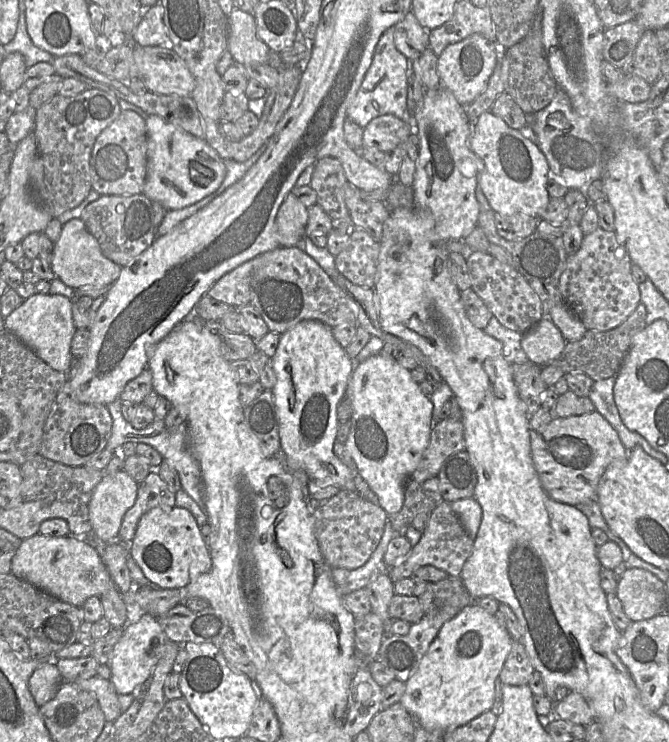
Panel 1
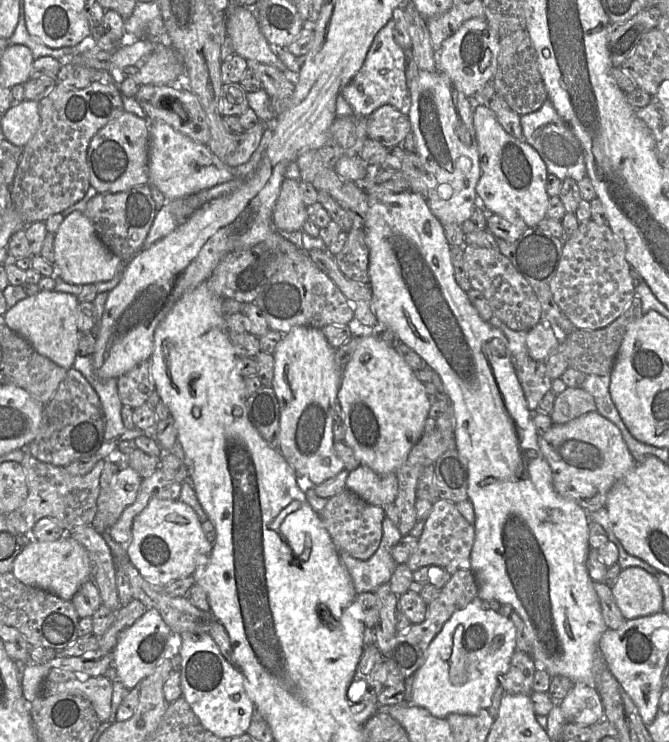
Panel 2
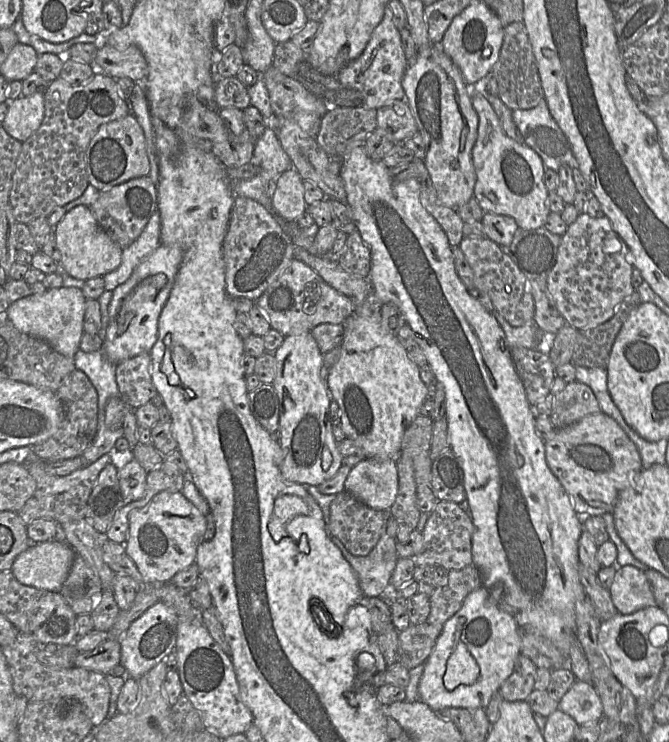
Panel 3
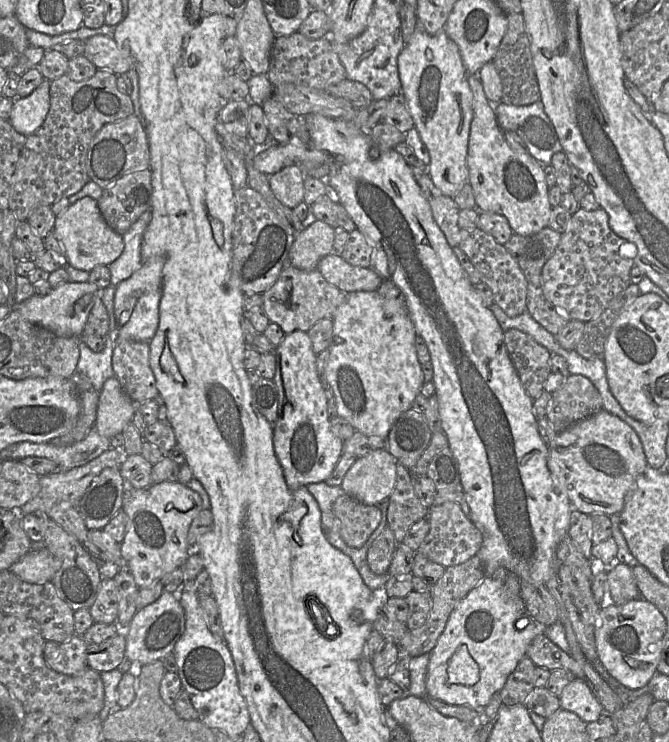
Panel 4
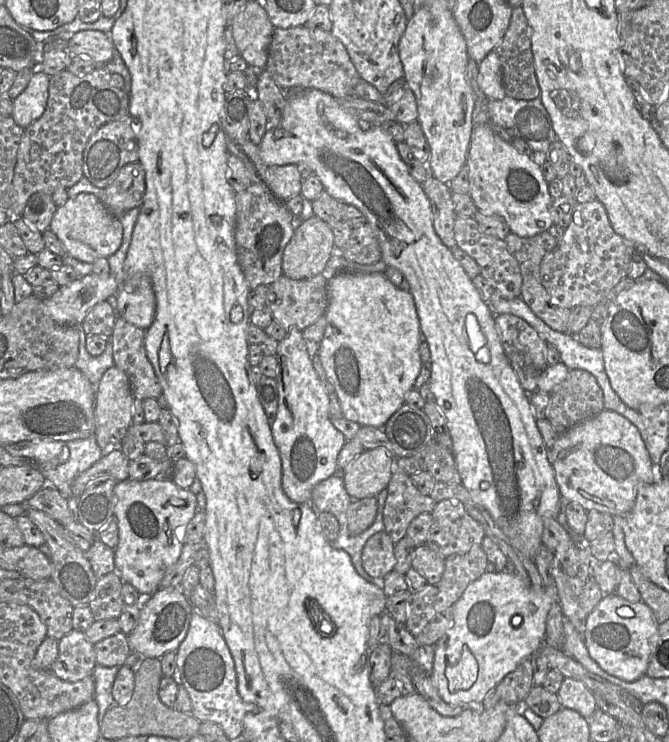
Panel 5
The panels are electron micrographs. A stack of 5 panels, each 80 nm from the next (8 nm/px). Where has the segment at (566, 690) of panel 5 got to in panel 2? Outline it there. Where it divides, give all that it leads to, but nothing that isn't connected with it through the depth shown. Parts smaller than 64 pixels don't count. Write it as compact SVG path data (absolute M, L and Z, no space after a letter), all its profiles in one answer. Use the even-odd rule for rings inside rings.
M574 682L558 706L567 723L592 726L604 716L604 707L597 690L580 682Z

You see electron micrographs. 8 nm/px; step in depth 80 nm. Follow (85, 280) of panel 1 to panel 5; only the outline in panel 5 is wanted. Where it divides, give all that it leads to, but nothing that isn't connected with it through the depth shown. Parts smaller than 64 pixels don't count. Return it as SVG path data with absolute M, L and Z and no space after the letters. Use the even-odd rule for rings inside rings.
M80 193L58 207L49 229L61 241L66 254L91 264L98 258L108 258L113 255L120 248L123 238L123 227L120 220L91 193Z

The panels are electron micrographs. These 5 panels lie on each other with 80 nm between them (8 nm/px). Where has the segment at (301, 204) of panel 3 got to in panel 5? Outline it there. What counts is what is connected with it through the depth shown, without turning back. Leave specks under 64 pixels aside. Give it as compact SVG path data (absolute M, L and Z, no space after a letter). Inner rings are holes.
M295 164L268 167L266 177L270 191L282 203L301 194L301 172Z

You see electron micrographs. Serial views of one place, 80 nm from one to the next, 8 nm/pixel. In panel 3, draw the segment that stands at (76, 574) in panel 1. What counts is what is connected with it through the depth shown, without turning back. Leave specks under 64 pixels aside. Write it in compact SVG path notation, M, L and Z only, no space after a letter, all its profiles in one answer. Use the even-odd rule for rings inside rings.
M38 543L28 547L15 559L11 571L23 585L60 592L75 554L75 550L68 543Z

